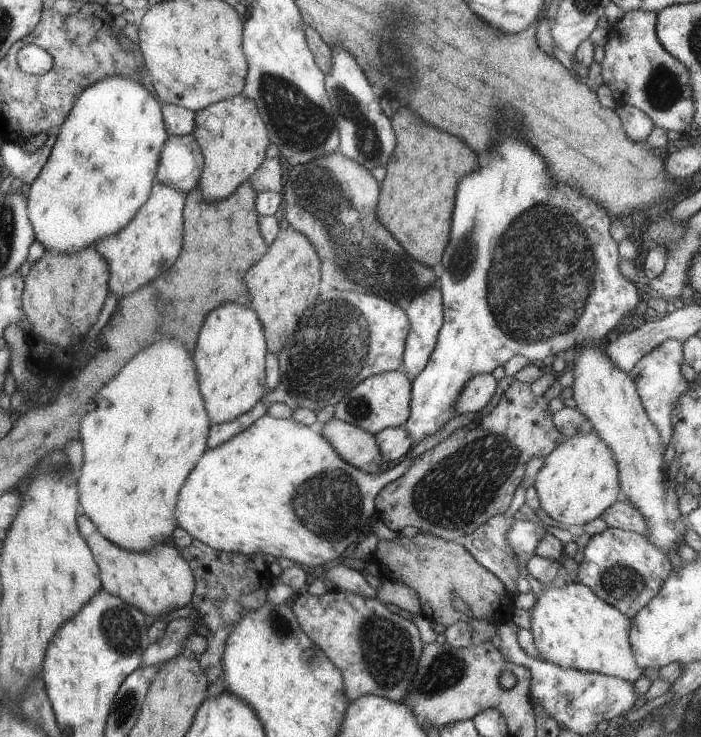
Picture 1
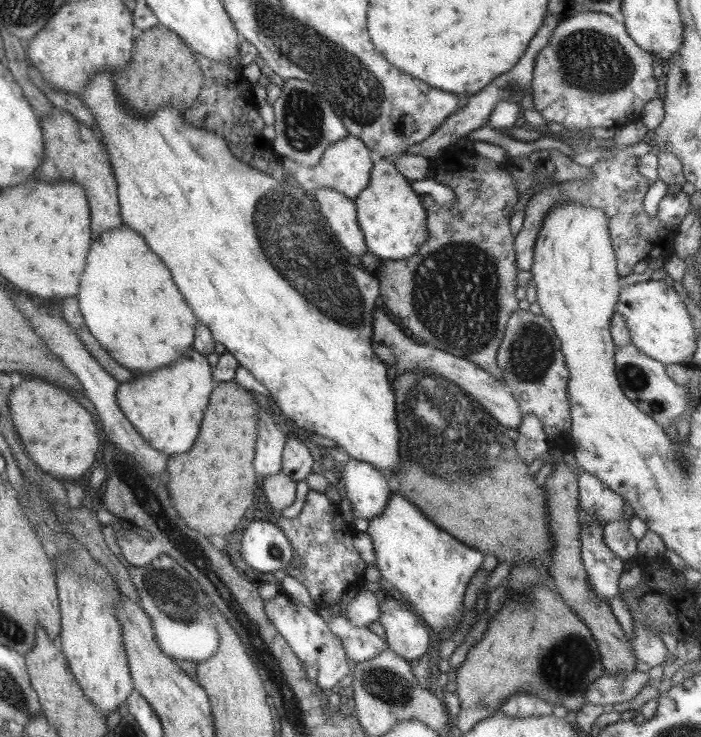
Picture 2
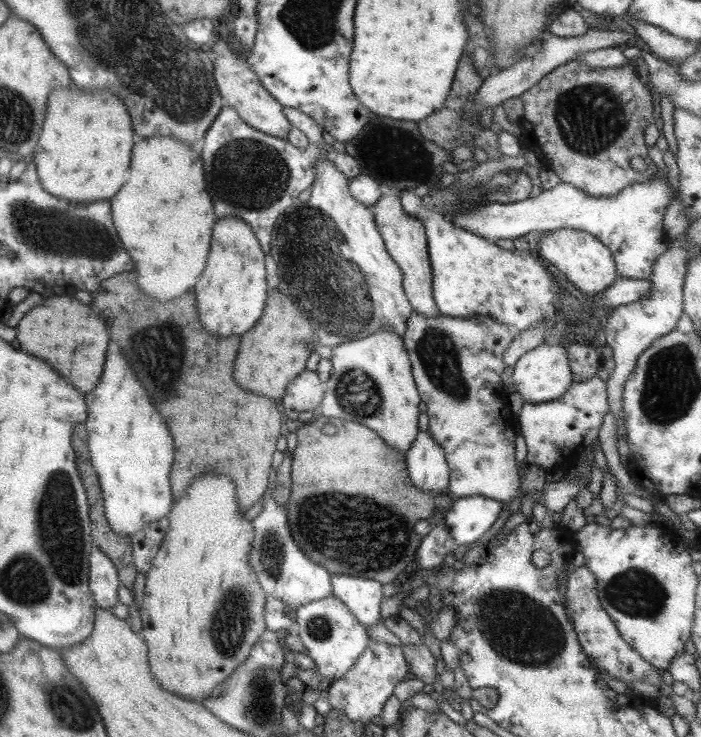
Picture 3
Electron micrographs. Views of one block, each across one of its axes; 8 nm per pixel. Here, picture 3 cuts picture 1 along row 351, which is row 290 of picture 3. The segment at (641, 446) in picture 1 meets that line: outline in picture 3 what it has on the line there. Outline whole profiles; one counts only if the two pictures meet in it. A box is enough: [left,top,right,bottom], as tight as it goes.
[538,227,618,297]

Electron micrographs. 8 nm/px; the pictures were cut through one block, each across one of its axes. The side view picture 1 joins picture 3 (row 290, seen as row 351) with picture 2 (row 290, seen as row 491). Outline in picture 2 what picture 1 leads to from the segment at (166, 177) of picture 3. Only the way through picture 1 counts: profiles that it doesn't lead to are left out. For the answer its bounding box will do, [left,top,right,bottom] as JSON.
[75,224,200,373]

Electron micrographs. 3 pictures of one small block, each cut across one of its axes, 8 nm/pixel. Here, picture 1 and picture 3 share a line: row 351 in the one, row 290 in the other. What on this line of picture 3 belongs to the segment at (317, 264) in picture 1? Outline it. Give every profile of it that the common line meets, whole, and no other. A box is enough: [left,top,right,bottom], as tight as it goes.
[233,289,318,400]

